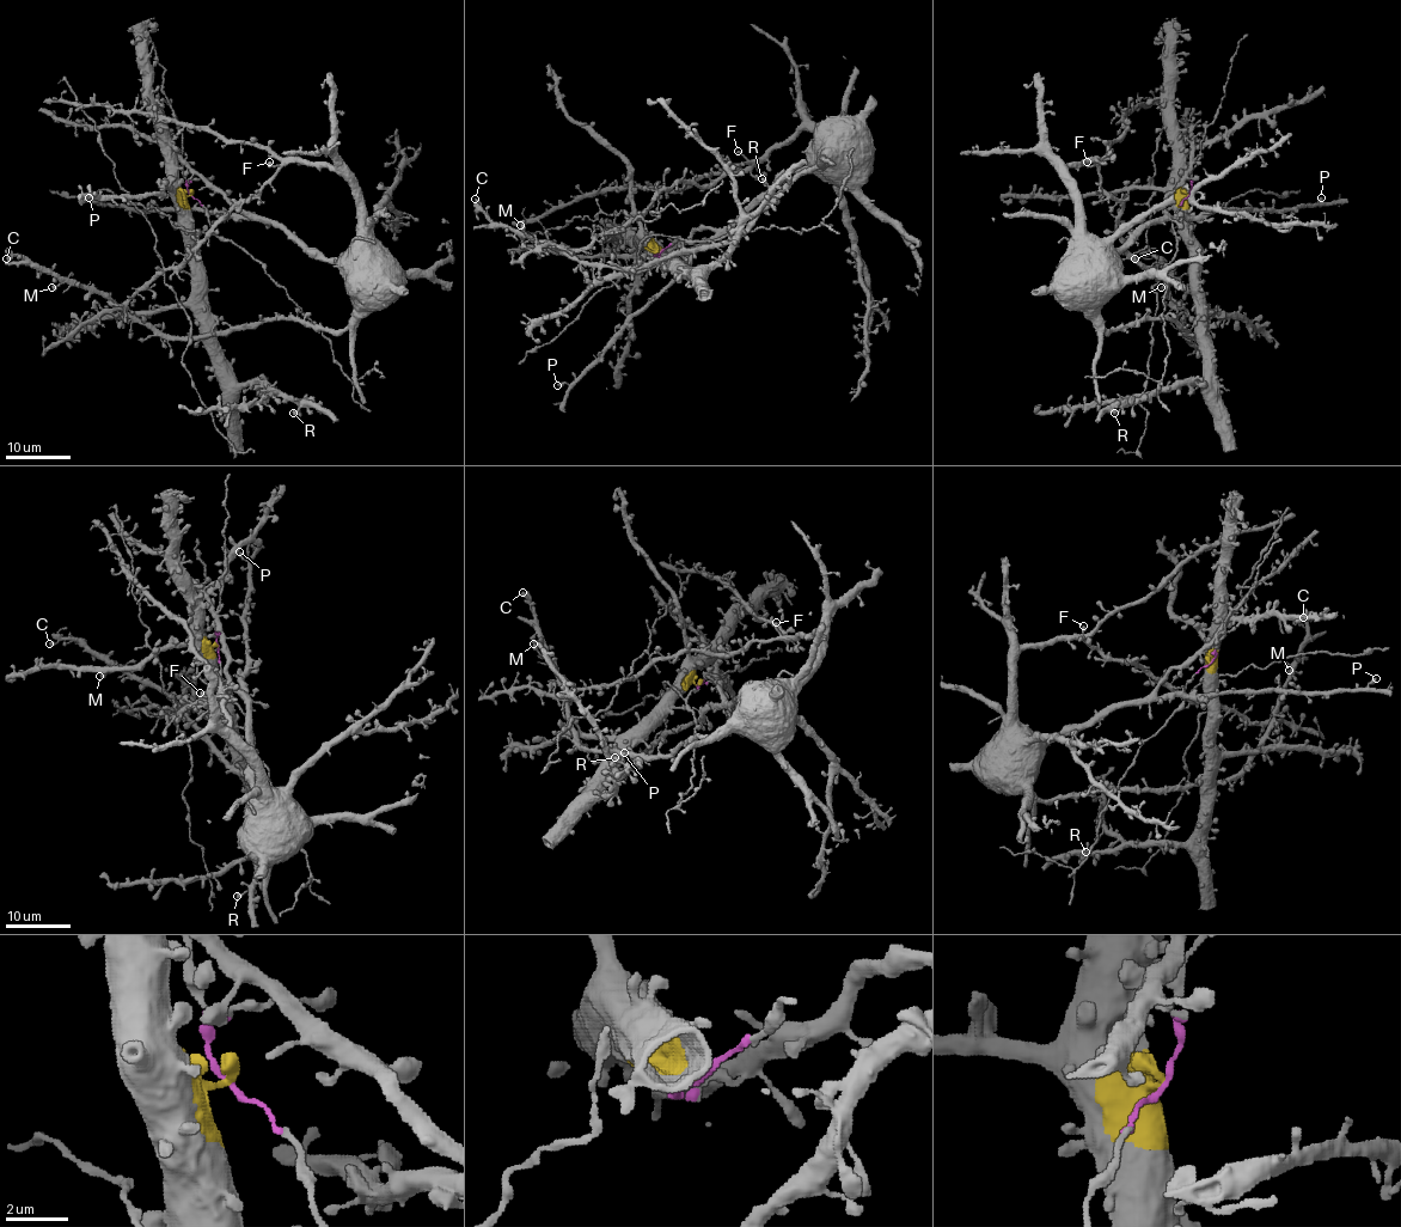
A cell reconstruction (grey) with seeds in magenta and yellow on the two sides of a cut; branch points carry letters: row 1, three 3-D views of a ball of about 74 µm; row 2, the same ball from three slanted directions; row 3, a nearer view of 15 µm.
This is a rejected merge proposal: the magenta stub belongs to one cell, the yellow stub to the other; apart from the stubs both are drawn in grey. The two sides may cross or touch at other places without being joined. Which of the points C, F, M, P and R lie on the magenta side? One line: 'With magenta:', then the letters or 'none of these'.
With magenta: C, F, M, P

